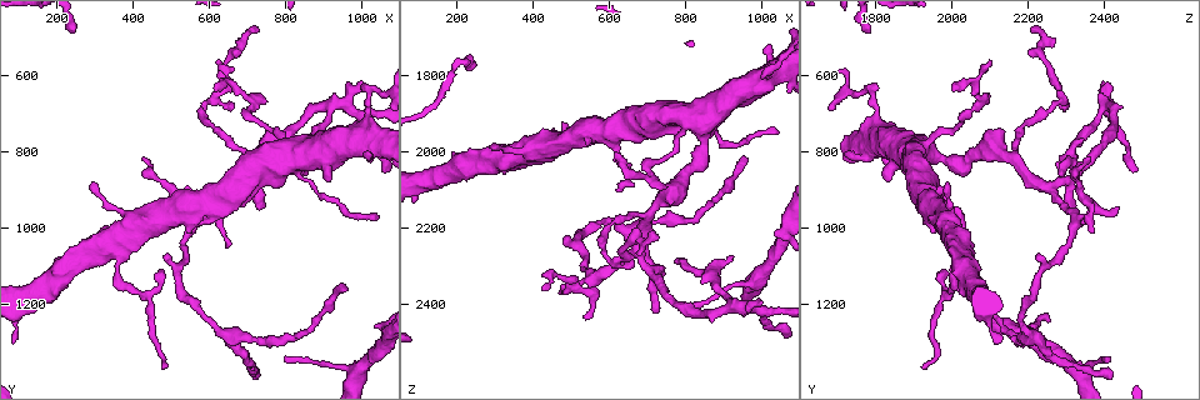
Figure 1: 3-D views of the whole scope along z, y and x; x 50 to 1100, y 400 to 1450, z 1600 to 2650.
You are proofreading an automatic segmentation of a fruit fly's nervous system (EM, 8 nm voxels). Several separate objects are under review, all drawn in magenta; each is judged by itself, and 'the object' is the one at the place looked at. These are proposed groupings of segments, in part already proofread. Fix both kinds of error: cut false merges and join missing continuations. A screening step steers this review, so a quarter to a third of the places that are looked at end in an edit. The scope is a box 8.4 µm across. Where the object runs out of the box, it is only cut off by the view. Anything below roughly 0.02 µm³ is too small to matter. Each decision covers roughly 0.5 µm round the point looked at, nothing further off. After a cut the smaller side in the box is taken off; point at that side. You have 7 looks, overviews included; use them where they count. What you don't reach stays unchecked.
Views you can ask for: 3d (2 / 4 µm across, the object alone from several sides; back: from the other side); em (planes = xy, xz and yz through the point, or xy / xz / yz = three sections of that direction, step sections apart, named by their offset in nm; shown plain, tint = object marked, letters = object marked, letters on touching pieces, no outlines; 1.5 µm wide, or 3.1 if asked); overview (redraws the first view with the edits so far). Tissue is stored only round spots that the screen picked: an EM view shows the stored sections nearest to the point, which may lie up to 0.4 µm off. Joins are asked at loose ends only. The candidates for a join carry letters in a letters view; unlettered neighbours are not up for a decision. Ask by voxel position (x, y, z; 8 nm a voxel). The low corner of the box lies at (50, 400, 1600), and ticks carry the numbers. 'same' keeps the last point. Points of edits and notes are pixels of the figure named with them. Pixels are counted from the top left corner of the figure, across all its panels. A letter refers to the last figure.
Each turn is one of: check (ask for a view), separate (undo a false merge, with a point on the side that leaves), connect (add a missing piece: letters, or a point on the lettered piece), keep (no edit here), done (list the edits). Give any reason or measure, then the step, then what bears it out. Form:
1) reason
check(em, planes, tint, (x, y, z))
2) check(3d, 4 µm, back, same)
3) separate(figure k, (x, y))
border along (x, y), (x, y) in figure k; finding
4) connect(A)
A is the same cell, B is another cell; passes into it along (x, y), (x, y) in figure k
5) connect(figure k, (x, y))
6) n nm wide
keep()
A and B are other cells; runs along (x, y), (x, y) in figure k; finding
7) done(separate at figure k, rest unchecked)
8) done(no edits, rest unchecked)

an open end
check(em, yz, step 4, tint, (530, 940, 2435))

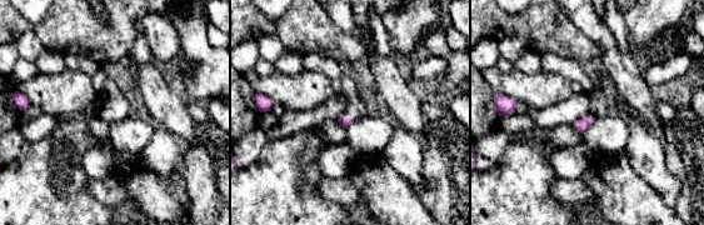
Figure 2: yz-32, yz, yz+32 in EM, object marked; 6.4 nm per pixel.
what lies round it
check(em, yz, step 4, letters, same)

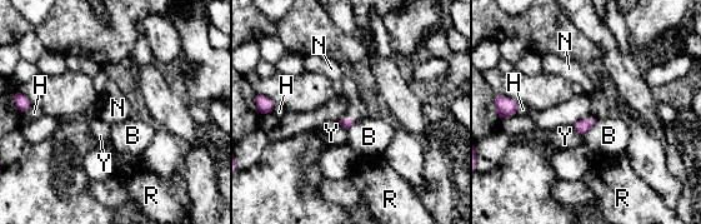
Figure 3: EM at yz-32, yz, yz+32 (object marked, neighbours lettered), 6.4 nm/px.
connect(N)
N is the same cell, B, H, R and Y are other cells; passes into it along (346, 123), (349, 119), (356, 110) in figure 3; the cell continues

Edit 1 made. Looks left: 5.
branch stops here
check(3d, 2 µm, (290, 880, 1985))

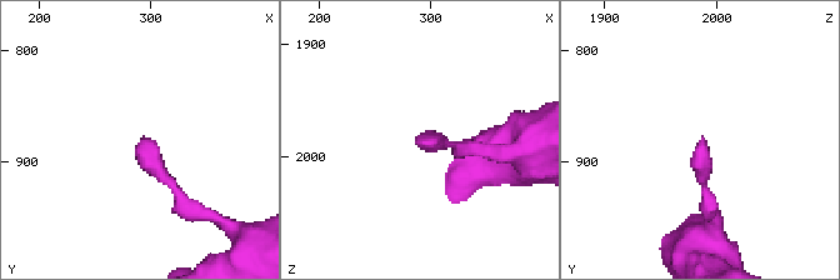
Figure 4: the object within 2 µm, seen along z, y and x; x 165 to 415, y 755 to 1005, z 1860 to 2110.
now the EM
check(em, planes, letters, (296, 882, 1992))

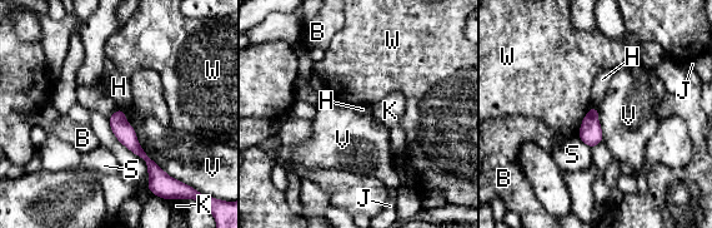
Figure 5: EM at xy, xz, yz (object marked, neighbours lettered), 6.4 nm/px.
V touches over 600 nm
keep()
B, H, J, K, S, V and W are other cells; runs along (119, 113), (119, 125), (158, 176) in figure 5; none of them fits

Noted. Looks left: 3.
tapers out
check(em, planes, letters, (485, 1360, 1920))

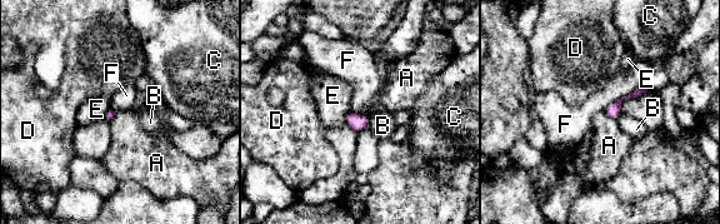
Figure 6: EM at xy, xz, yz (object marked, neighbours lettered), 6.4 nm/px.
keep()
A, B, C, D, E and F are other cells; border along (621, 96), (613, 101), (604, 112) in figure 6; none of them fits

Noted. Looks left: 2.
done(connect at figure 3, rest unchecked)

